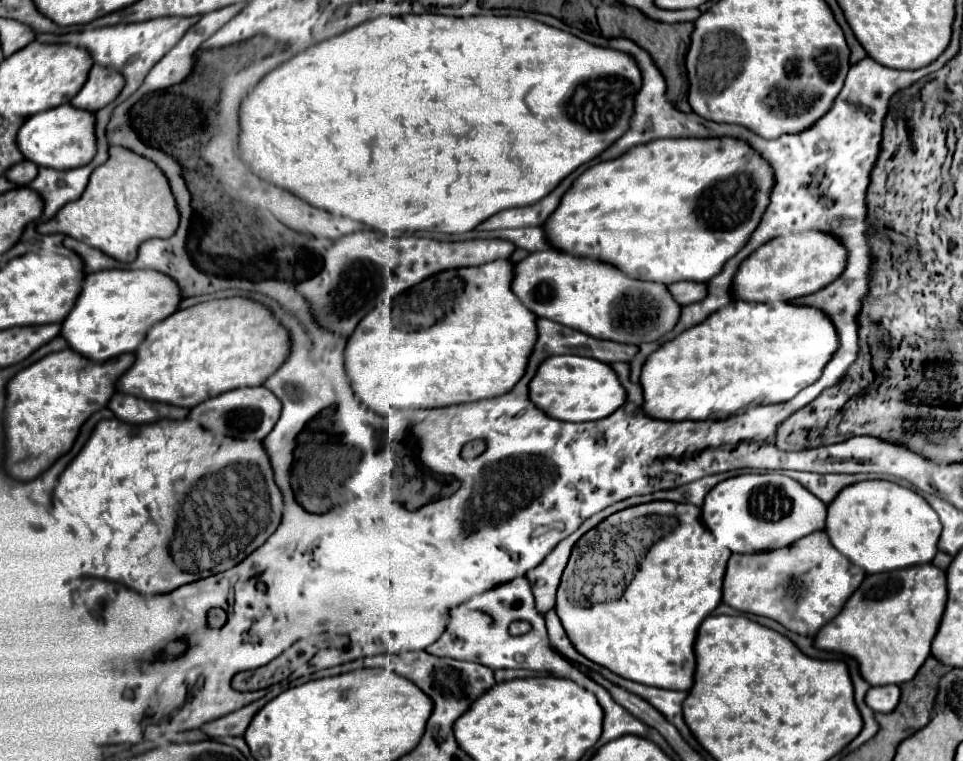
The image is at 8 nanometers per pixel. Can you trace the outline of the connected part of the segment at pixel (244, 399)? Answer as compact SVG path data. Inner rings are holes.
M241 387L217 397L211 397L197 407L193 407L187 419L207 431L233 437L233 439L247 439L247 441L263 441L265 435L275 427L281 413L279 399L265 387Z

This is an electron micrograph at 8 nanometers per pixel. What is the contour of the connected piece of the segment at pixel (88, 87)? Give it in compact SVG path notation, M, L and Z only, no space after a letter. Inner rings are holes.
M91 67L87 83L71 99L71 105L93 113L109 105L117 97L117 91L121 91L121 75L117 71L109 71L107 67Z

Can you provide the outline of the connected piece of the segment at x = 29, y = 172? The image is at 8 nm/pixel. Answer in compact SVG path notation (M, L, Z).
M17 163L13 167L9 167L9 171L5 171L5 179L9 179L11 183L23 187L29 185L33 181L33 175L37 175L37 167L33 167L33 163Z

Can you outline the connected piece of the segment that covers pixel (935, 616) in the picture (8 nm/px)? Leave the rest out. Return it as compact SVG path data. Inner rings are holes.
M931 563L867 575L841 613L819 629L815 647L853 657L859 663L861 677L871 687L901 685L913 679L929 657L945 601L945 571Z

